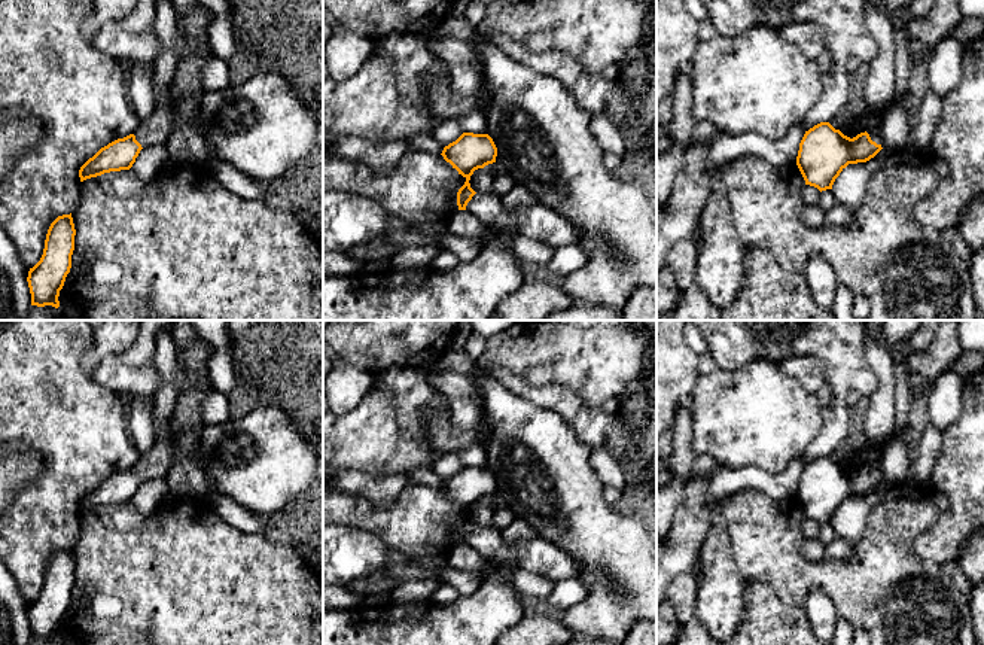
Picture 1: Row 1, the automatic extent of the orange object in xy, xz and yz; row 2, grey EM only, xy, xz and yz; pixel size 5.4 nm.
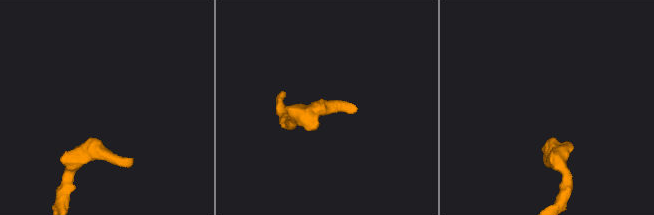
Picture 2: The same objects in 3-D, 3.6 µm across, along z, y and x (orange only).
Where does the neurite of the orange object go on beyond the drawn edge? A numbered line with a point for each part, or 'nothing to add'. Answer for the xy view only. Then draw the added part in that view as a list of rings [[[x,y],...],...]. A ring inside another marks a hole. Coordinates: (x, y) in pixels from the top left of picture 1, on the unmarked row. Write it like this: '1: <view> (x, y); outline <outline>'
1: xy (155, 464); outline [[[170,422],[167,430],[159,436],[155,436],[152,450],[146,454],[141,454],[135,462],[135,474],[143,483],[152,478],[167,477],[174,462],[174,435],[176,428]]]

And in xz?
1: xz (539, 556); outline [[[493,526],[475,527],[466,544],[497,565],[512,563],[517,569],[546,576],[554,582],[575,578],[581,569],[566,551],[543,538],[511,544]]]

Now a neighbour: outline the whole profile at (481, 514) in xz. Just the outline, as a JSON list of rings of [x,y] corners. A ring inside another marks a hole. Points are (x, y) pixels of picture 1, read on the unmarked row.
[[[478,502],[473,505],[473,508],[470,509],[470,521],[476,526],[476,527],[491,527],[493,526],[493,515],[494,515],[494,509],[490,503],[485,502]]]

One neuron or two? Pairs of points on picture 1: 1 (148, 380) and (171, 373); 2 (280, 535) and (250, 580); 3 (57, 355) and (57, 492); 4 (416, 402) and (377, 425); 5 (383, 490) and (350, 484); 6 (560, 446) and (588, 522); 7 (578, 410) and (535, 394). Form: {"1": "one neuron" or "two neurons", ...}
{"1": "two neurons", "2": "two neurons", "3": "one neuron", "4": "two neurons", "5": "one neuron", "6": "one neuron", "7": "one neuron"}

